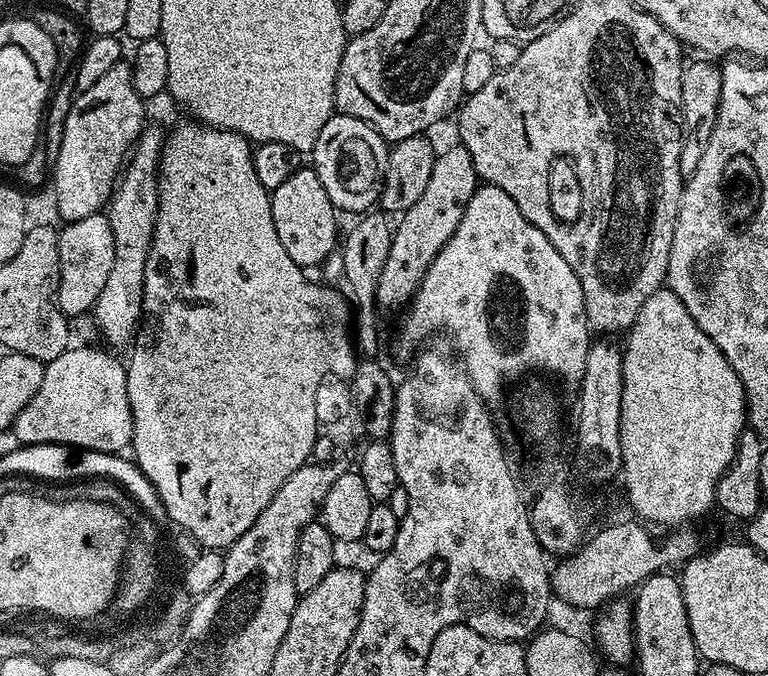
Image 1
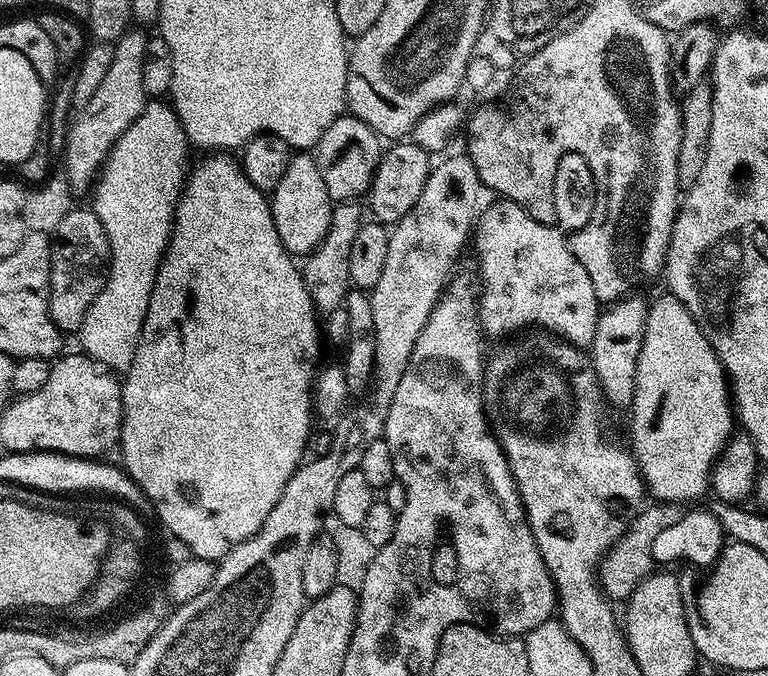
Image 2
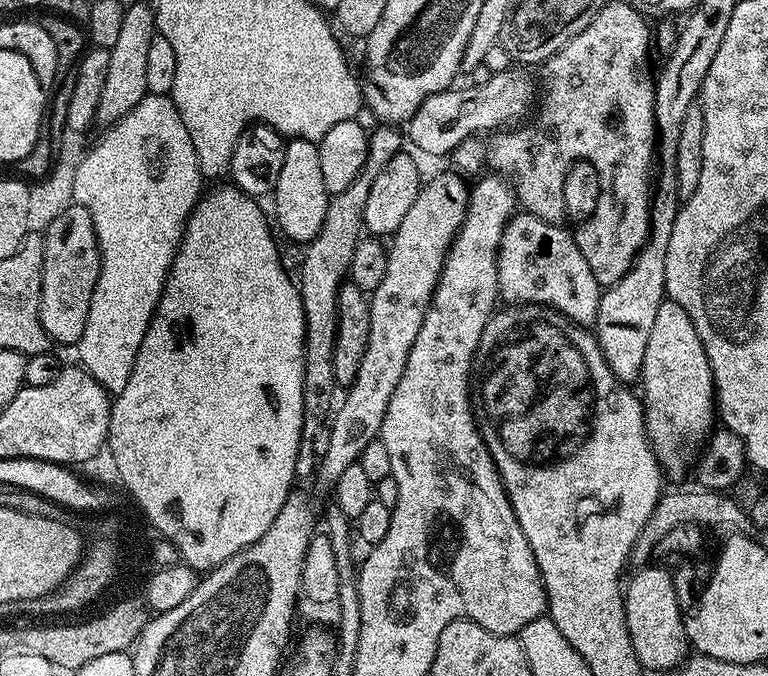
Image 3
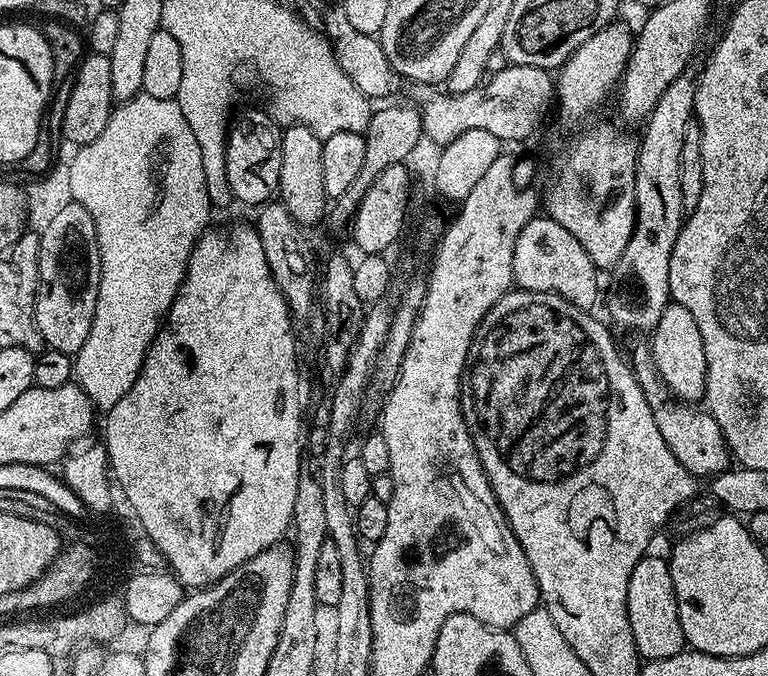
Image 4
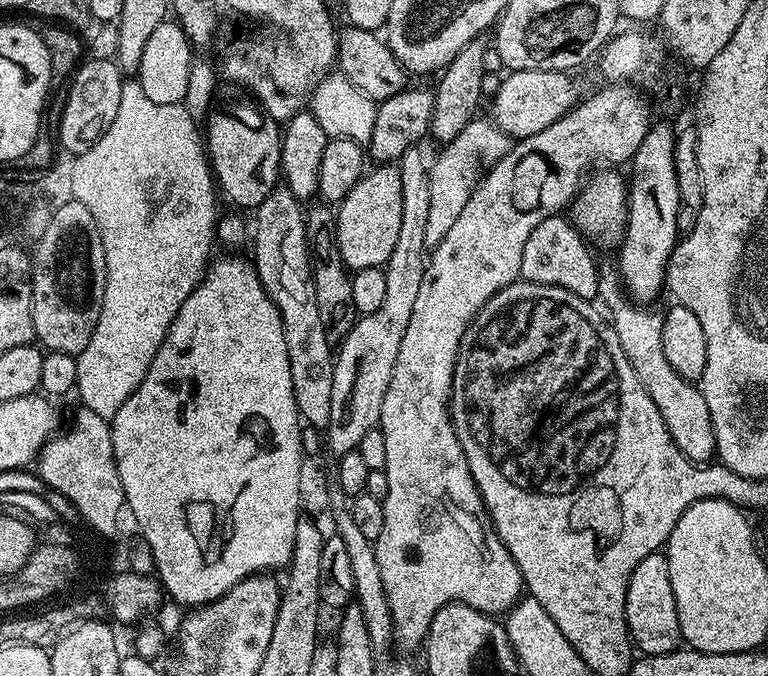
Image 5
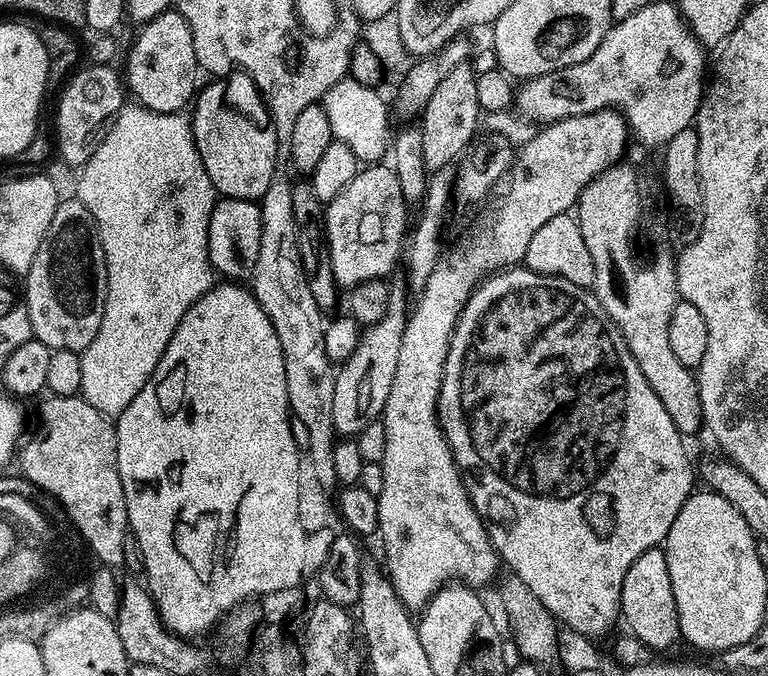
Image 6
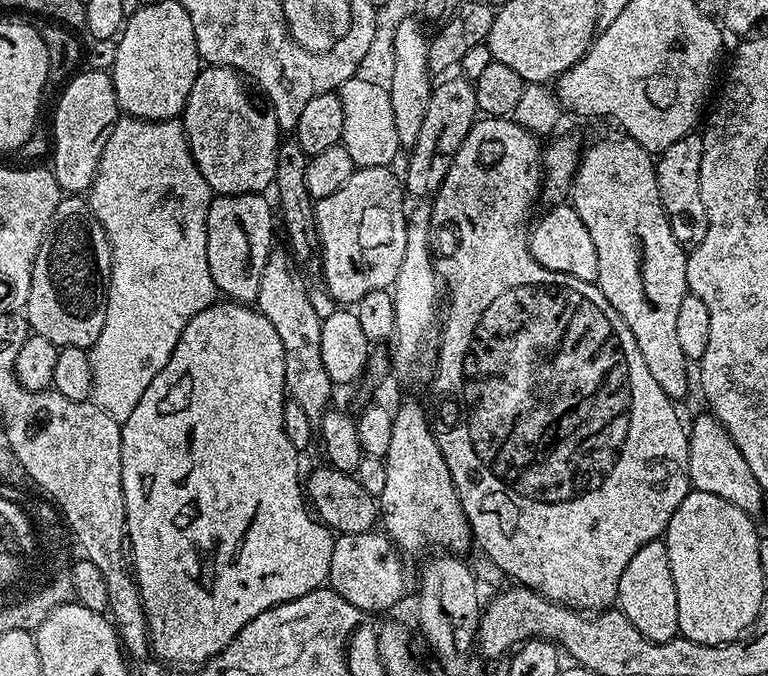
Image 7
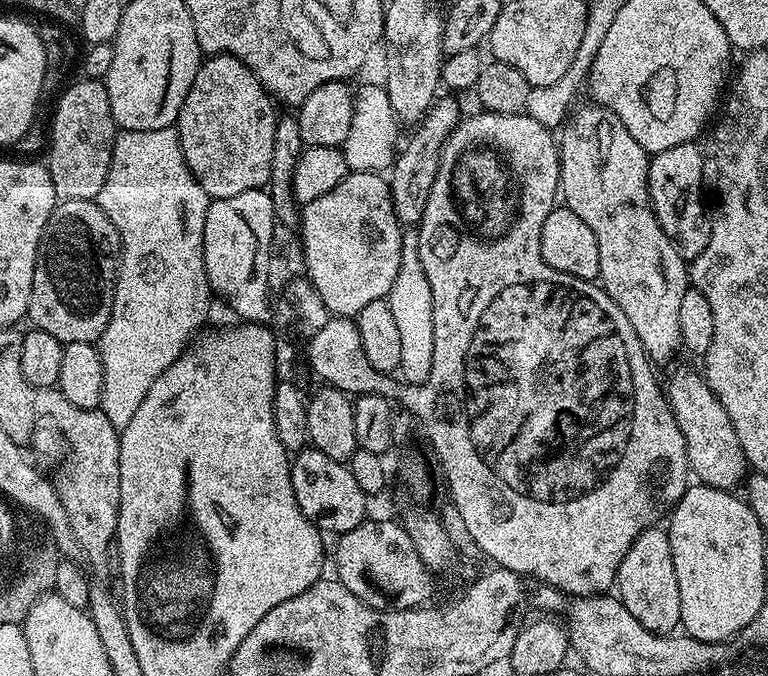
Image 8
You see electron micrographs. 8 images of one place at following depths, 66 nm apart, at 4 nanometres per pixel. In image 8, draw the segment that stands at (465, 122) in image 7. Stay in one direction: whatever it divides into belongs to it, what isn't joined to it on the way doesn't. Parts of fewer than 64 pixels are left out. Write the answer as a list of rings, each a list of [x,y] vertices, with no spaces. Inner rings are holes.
[[[437,99],[428,115],[417,125],[408,144],[408,149],[397,155],[390,169],[390,187],[394,214],[401,225],[419,225],[422,214],[426,210],[426,198],[430,198],[430,186],[434,186],[434,178],[438,174],[440,156],[444,153],[444,143],[457,128],[462,119],[462,111],[452,100]]]

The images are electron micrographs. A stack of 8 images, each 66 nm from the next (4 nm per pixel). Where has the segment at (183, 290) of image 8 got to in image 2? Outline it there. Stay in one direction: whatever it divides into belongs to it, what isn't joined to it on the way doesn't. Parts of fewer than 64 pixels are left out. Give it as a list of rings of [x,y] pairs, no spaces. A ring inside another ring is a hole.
[[[149,102],[145,104],[142,114],[138,114],[136,121],[118,138],[118,142],[114,142],[110,154],[104,159],[100,175],[94,181],[90,207],[98,214],[102,230],[106,230],[108,276],[104,279],[104,288],[98,298],[94,298],[94,302],[90,302],[90,310],[86,310],[78,339],[84,347],[81,348],[83,355],[97,360],[113,374],[126,374],[134,362],[134,350],[138,346],[146,310],[150,306],[156,271],[172,236],[172,217],[176,214],[176,202],[182,191],[182,177],[189,163],[188,152],[190,153],[188,136],[182,130],[182,122],[171,103]]]

